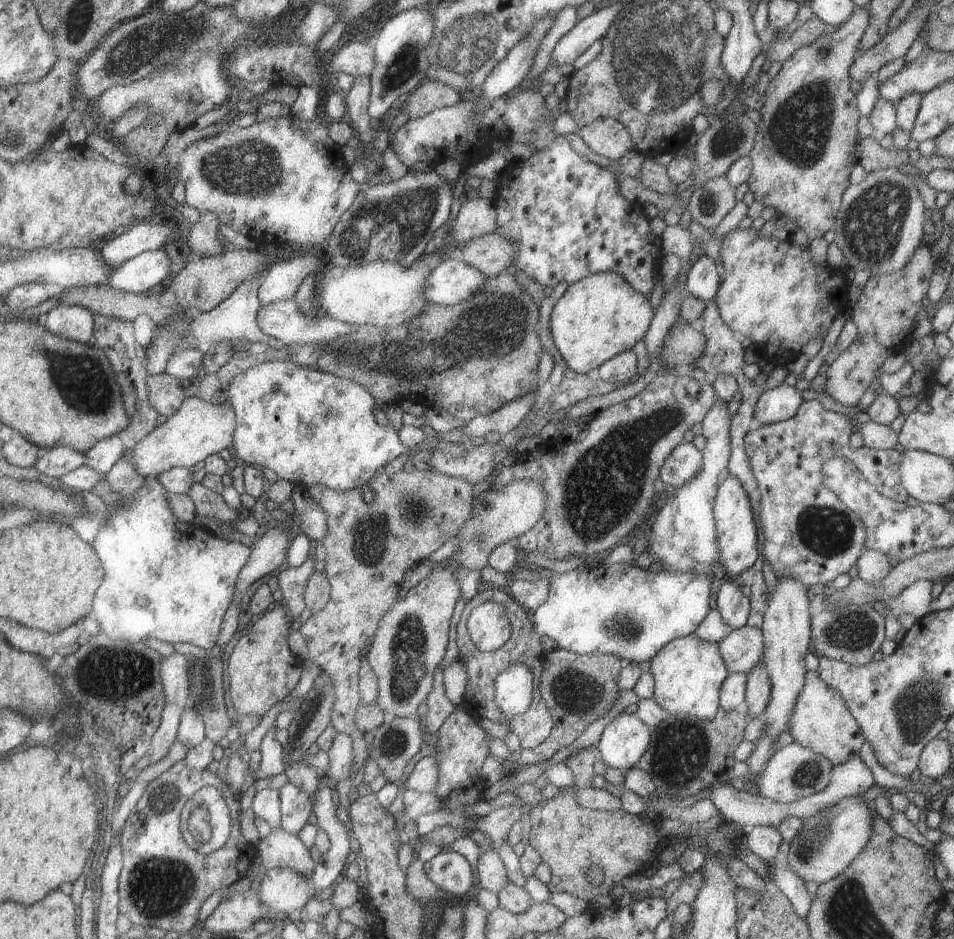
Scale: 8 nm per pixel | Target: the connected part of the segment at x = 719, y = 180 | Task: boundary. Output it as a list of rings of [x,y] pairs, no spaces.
[[[725,175],[711,178],[696,188],[687,205],[691,221],[705,229],[715,228],[735,206],[735,188],[727,182]]]

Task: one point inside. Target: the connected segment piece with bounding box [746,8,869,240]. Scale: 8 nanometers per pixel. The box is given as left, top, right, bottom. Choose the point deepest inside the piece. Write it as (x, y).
(803, 153)

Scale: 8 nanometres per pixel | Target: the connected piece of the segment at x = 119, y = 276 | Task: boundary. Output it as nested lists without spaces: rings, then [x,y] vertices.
[[[163,250],[144,251],[113,268],[107,276],[106,285],[123,294],[147,292],[170,274],[171,265]]]

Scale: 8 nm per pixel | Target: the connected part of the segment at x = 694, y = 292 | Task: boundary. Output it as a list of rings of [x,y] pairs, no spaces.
[[[701,254],[686,274],[685,289],[688,295],[705,302],[714,297],[719,289],[719,276],[715,270],[715,262],[704,254]]]

